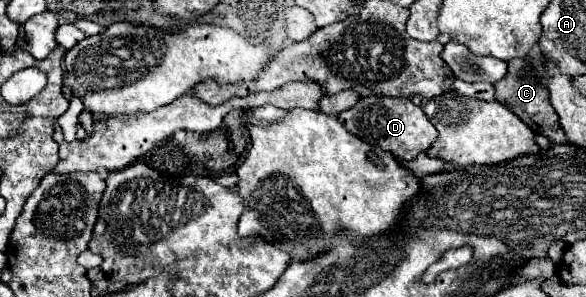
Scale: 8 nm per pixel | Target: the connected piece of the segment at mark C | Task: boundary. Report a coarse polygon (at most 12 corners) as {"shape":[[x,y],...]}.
{"shape":[[511,59],[495,99],[535,133],[567,143],[549,101],[549,73]]}

